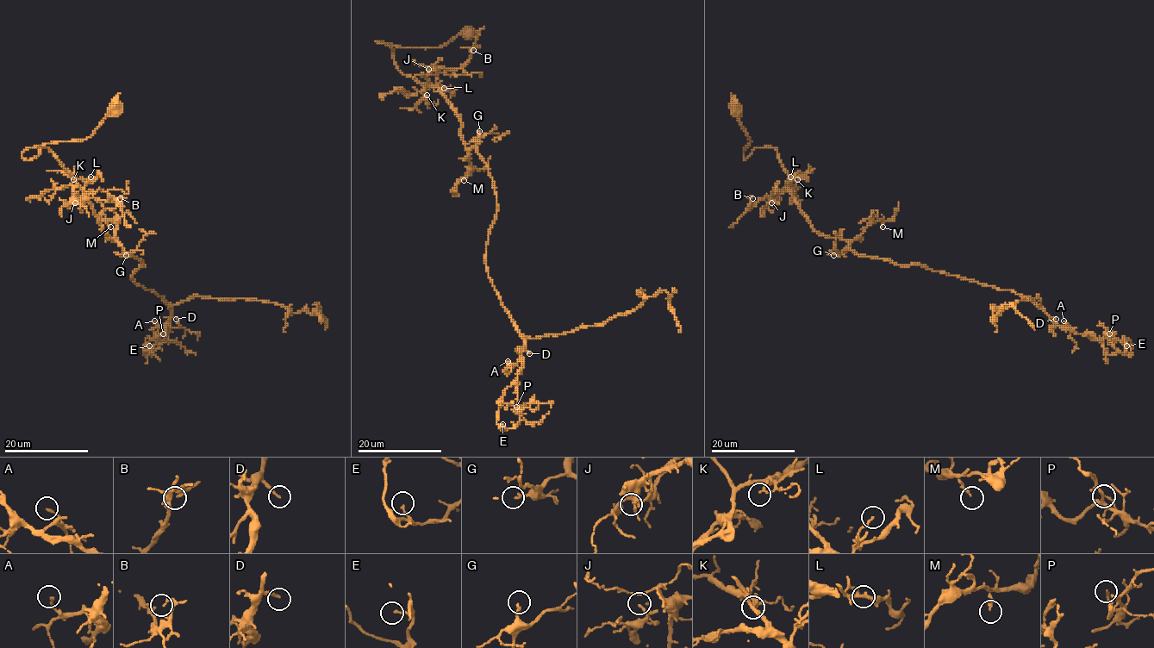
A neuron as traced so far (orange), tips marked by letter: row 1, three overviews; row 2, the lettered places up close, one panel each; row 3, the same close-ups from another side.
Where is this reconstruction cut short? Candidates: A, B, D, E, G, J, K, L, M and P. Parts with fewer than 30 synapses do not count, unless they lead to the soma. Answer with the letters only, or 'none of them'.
D

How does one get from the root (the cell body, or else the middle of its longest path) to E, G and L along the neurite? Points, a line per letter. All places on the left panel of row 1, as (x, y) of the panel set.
E: (115, 109), (22, 157), (46, 147), (140, 260), (132, 279), (171, 309), (149, 345)
G: (115, 109), (90, 137), (28, 148), (22, 157), (33, 159), (46, 147), (126, 255)
L: (115, 109), (83, 140), (51, 142), (22, 153), (33, 159), (46, 147), (81, 187), (90, 177)

